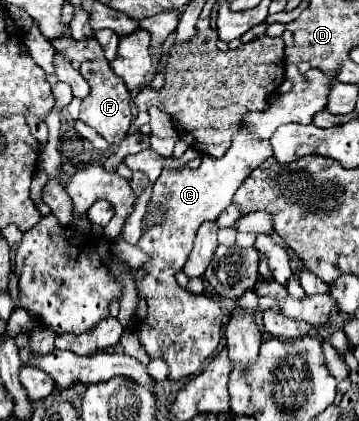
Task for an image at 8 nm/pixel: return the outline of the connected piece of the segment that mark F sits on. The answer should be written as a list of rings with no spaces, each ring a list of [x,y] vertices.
[[[65,32],[65,36],[59,36],[57,40],[51,40],[51,44],[61,54],[77,58],[77,62],[81,64],[79,72],[91,86],[89,96],[81,104],[79,120],[83,120],[87,126],[95,128],[109,144],[111,142],[121,142],[127,136],[131,120],[133,120],[133,114],[131,114],[131,94],[129,94],[125,82],[113,74],[113,70],[109,66],[109,62],[105,60],[105,54],[101,52],[97,40],[93,38],[93,40],[77,42],[77,40],[73,40],[73,36],[69,32]]]

